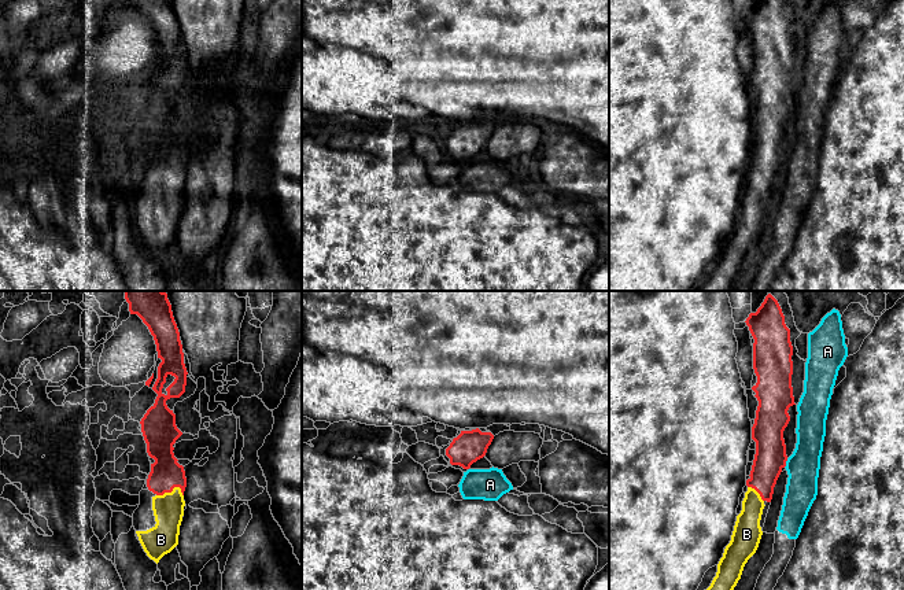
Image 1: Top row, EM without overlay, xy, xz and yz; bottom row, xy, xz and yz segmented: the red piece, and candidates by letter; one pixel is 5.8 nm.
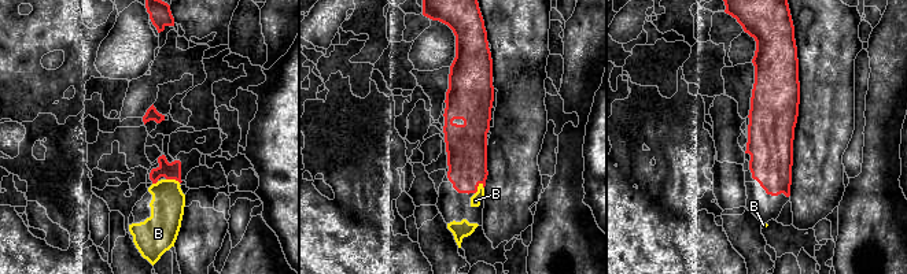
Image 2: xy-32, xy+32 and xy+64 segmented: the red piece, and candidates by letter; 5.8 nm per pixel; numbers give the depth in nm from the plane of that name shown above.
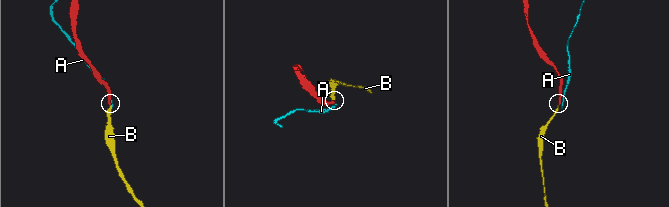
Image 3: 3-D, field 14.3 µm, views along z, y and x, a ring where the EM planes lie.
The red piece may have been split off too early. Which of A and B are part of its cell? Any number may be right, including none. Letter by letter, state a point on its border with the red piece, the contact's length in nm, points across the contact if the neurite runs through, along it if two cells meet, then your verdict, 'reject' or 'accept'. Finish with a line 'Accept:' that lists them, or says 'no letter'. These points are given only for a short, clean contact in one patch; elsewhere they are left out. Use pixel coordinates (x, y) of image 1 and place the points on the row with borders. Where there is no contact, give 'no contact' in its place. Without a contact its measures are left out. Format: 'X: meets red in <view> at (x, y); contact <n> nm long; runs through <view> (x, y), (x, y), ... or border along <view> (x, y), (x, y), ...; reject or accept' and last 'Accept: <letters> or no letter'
A: meets red in yz at (785, 463); contact 60 nm long; reject
B: meets red in xy at (170, 491); contact 160 nm long; runs through xy (166, 474), (170, 491), (168, 509); accept
Accept: B

